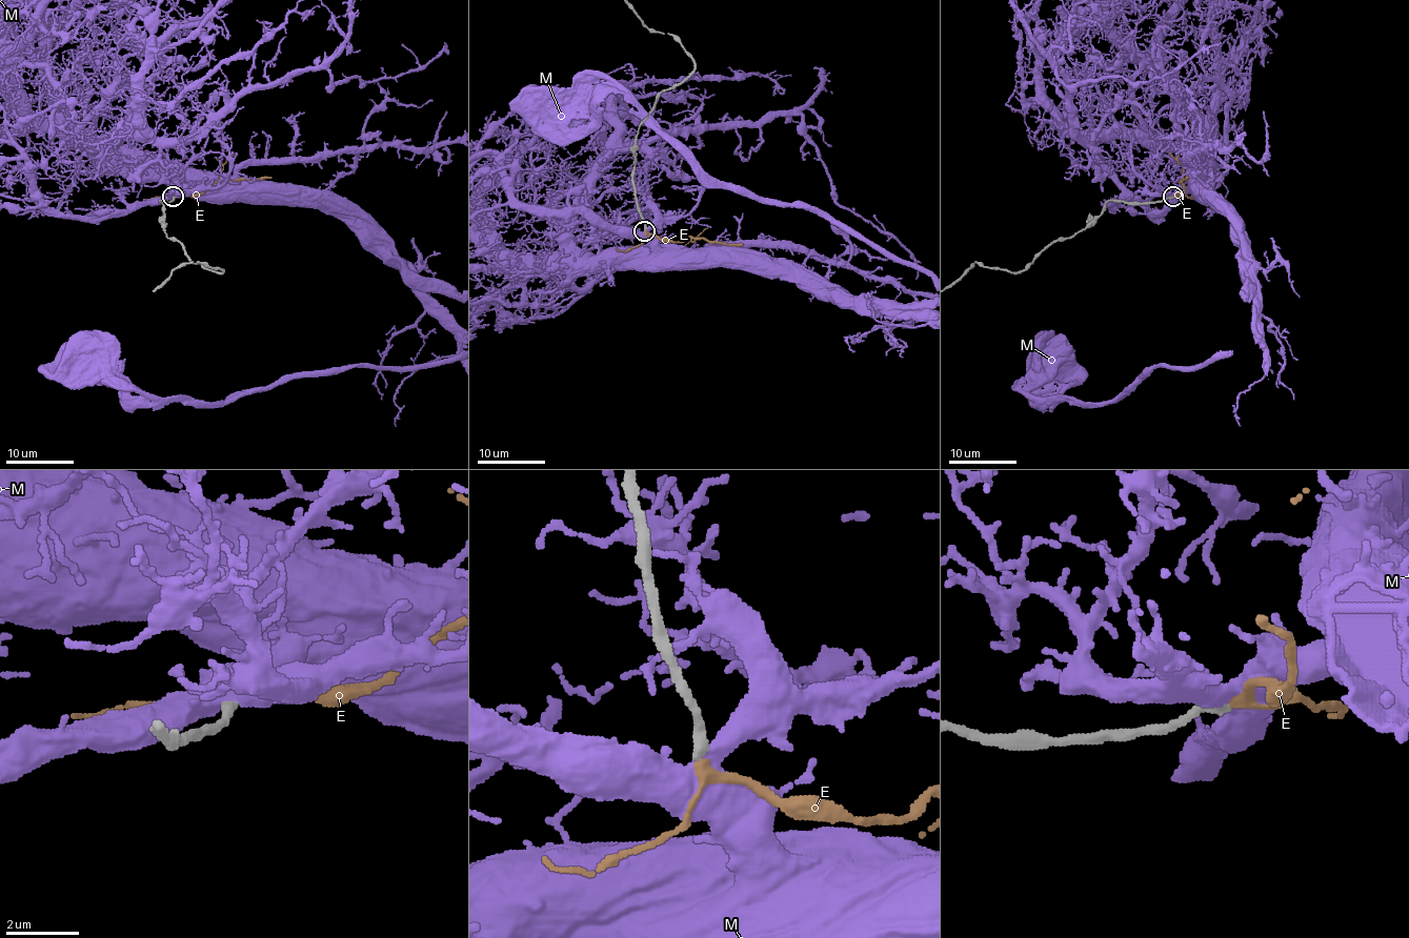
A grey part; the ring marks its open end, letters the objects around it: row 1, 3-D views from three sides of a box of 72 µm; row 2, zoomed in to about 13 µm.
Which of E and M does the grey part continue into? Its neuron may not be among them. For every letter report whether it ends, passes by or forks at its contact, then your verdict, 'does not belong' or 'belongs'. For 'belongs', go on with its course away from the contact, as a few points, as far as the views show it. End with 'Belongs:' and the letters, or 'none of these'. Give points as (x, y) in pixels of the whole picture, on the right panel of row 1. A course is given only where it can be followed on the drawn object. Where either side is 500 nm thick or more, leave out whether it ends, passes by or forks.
E: it passes by; belongs; it runs (1172, 197), (1184, 191), (1179, 182), (1187, 177)
M: does not belong
Belongs: E

